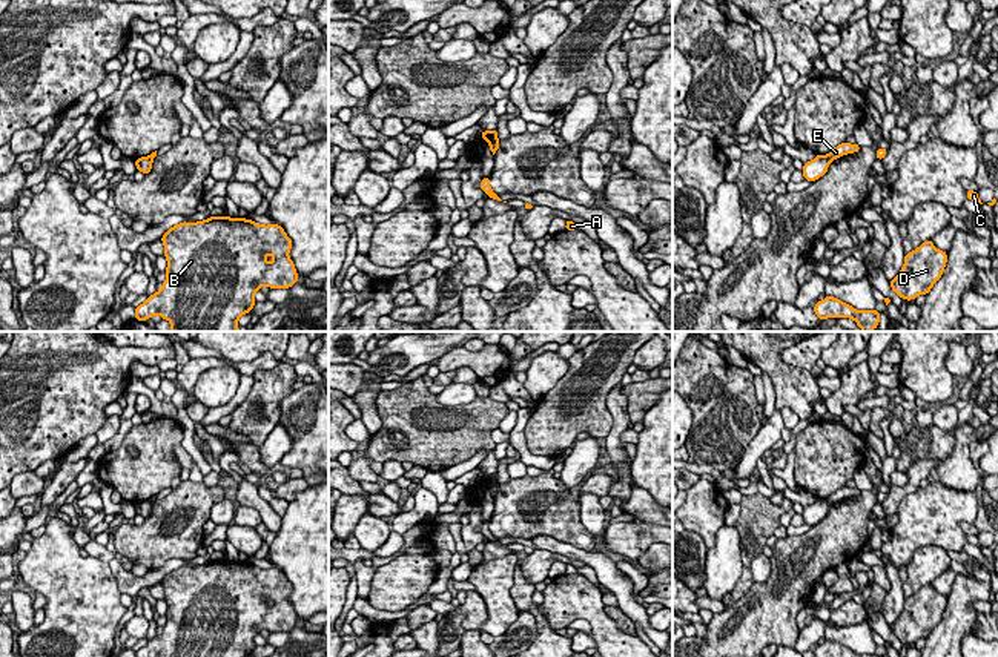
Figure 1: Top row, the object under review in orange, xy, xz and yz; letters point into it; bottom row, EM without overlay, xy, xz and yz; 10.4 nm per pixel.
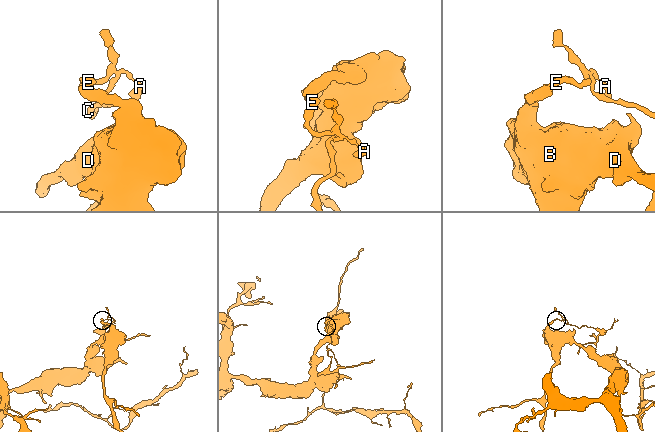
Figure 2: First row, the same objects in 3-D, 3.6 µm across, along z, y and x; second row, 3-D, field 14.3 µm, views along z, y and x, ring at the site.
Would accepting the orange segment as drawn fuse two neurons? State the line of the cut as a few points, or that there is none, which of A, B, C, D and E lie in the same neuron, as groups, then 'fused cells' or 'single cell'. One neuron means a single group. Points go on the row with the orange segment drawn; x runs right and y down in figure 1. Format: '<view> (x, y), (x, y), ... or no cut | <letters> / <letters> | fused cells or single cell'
yz (825, 155), (829, 160) | A C E / B D | fused cells

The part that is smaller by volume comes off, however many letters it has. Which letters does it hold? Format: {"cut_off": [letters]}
{"cut_off": ["A", "C", "E"]}

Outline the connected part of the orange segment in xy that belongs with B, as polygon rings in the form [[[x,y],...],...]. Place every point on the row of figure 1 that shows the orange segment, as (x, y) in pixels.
[[[210,216],[197,223],[180,223],[161,241],[167,259],[166,281],[146,302],[135,309],[135,318],[146,321],[160,315],[172,324],[170,332],[240,332],[238,318],[252,312],[253,295],[263,287],[289,289],[298,282],[289,258],[292,239],[278,224],[263,226],[252,220]]]

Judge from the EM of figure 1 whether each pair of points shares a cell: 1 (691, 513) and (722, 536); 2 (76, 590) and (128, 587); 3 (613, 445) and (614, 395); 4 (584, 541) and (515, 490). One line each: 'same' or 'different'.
1: different
2: different
3: same
4: same

